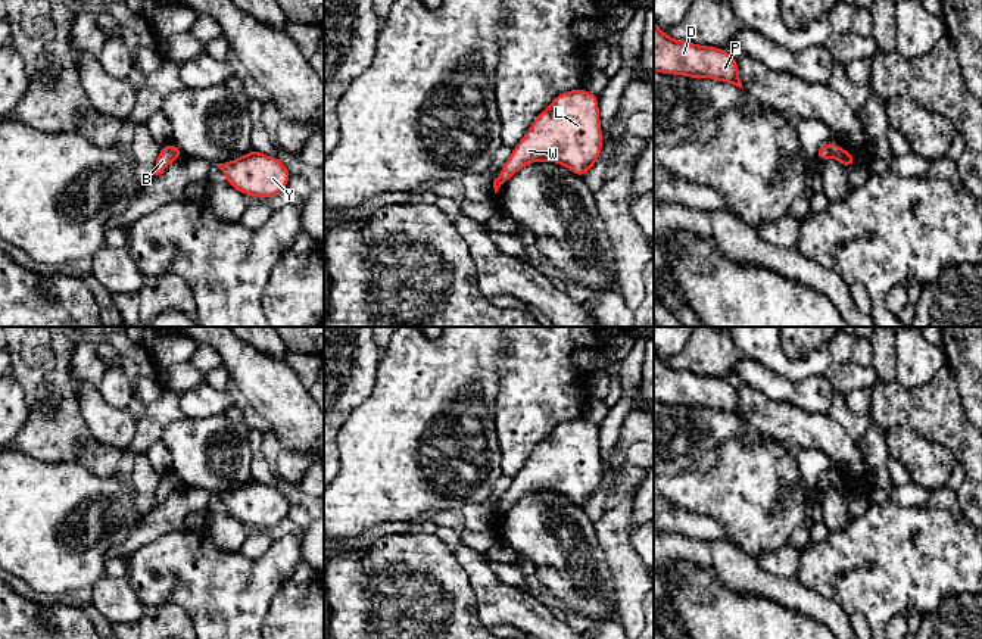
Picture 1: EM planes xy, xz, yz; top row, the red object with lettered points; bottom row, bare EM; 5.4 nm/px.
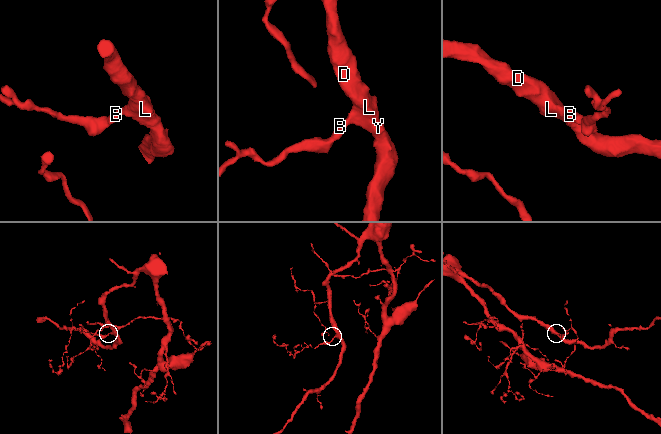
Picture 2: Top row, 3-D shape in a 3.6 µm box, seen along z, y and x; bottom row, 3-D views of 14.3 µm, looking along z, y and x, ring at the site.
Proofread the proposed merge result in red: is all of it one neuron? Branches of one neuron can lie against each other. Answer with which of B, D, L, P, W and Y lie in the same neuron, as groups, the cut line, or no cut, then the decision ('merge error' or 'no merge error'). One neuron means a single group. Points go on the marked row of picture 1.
B D L P W Y; no cut; no merge error

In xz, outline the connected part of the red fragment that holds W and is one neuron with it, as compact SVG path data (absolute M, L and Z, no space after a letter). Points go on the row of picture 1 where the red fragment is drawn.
M582 88L555 96L536 116L493 181L495 193L531 162L558 162L583 177L602 150L598 97Z

